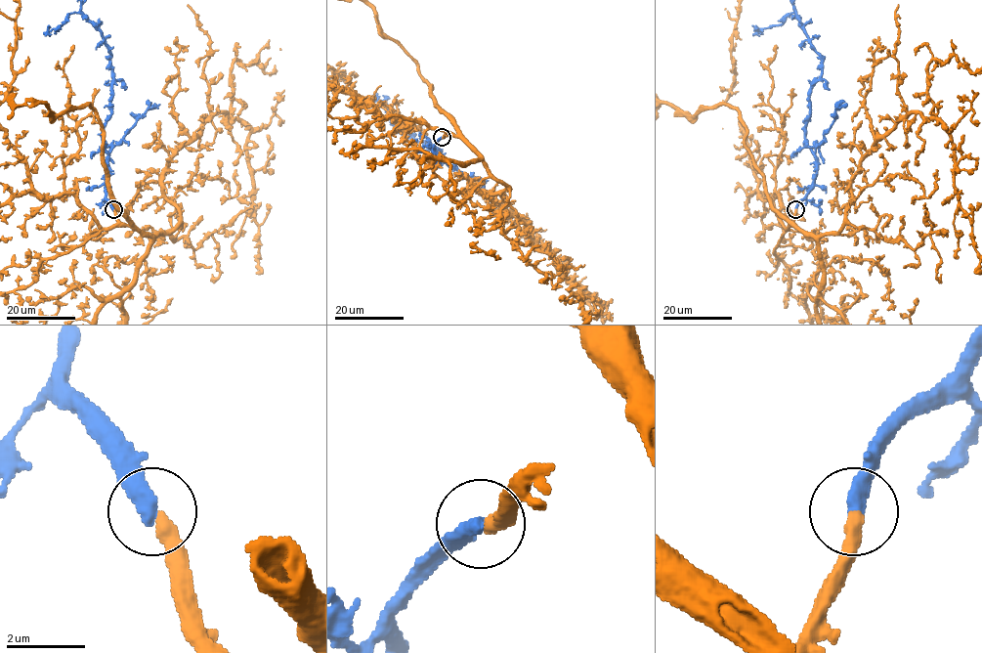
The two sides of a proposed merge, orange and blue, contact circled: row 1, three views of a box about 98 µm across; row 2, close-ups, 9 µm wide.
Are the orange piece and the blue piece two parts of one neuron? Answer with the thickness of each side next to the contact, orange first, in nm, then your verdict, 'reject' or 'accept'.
360/440 nm | accept

